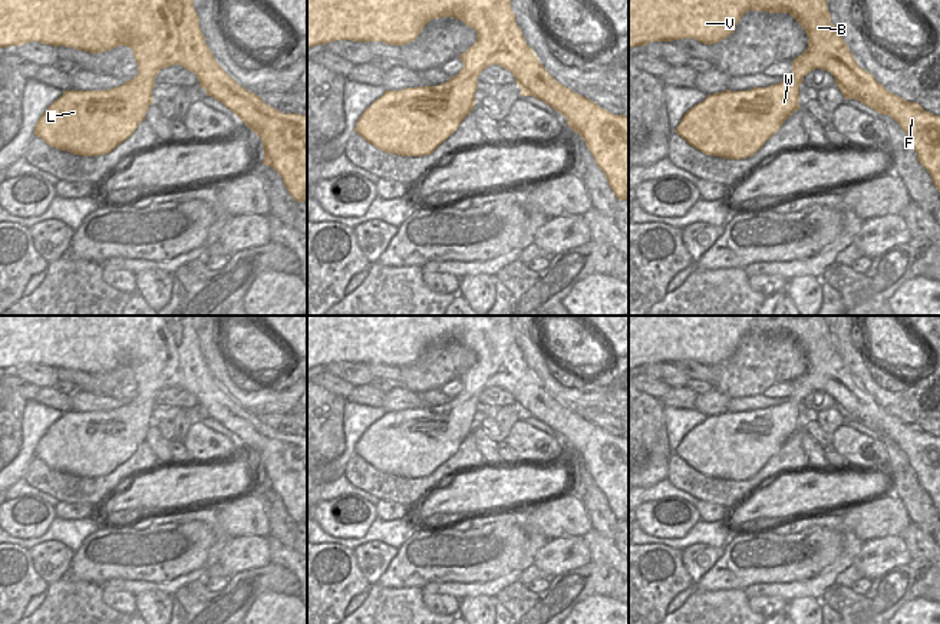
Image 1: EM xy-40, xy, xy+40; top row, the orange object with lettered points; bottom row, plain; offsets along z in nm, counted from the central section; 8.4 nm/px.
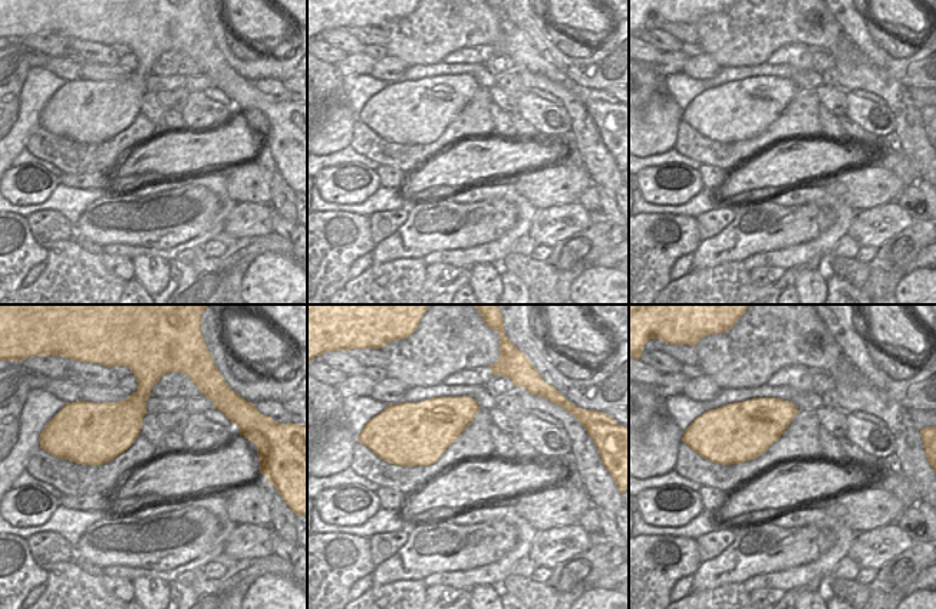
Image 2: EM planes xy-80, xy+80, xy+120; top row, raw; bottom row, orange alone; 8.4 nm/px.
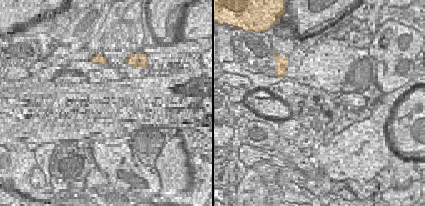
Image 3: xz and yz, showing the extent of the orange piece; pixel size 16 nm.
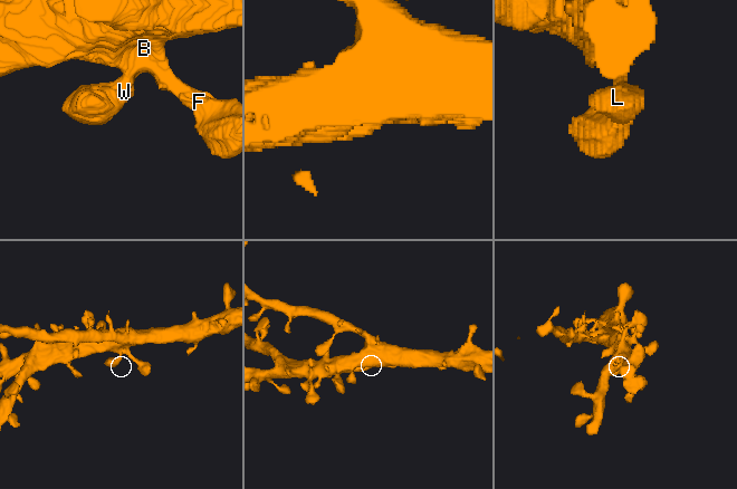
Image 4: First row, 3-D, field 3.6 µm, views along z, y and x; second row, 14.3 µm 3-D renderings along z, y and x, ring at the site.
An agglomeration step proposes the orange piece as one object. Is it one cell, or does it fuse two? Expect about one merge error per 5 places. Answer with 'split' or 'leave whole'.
leave whole

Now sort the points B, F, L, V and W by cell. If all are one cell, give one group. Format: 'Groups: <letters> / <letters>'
Groups: B F L V W

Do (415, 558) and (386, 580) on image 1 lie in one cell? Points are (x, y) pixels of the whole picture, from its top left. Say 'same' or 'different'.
same

